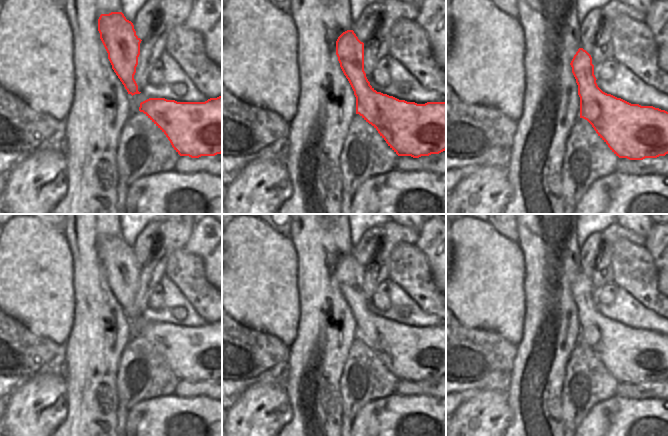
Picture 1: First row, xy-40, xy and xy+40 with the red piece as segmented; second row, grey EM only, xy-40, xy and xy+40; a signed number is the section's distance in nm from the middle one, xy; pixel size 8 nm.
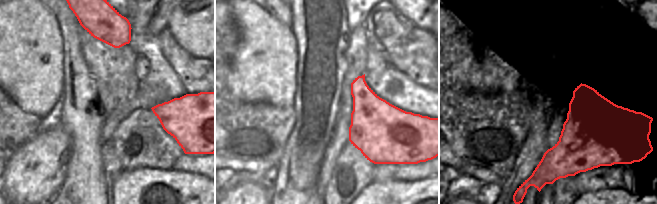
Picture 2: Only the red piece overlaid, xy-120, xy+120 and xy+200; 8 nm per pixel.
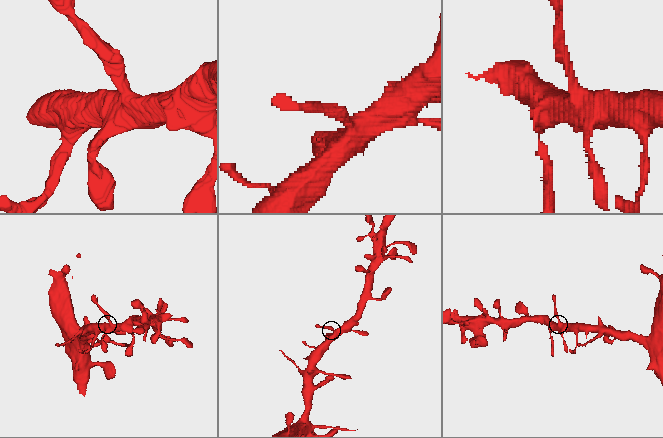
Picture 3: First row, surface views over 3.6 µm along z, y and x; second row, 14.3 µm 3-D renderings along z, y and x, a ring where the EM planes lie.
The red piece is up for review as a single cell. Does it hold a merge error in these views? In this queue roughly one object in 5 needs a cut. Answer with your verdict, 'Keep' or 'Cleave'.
Keep.

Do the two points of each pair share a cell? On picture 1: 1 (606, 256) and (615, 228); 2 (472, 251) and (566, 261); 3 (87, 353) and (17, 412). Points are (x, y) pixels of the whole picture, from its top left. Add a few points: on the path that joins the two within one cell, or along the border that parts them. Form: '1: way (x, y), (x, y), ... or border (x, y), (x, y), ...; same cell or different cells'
1: way (607, 249), (611, 235); same cell
2: border (516, 243), (523, 255), (525, 267), (523, 280); different cells
3: border (65, 376), (68, 399); different cells

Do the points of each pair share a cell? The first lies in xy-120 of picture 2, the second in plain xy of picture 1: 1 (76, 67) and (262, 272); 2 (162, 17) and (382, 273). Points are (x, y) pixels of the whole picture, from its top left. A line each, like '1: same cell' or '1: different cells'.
1: different cells
2: same cell

